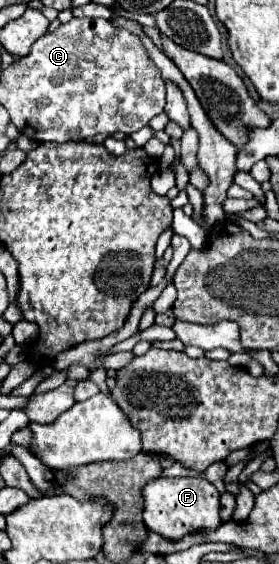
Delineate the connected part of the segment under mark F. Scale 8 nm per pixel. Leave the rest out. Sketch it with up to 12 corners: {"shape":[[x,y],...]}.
{"shape":[[205,477],[145,485],[143,521],[175,543],[215,531],[219,491]]}

